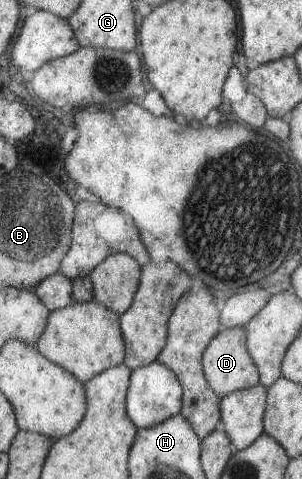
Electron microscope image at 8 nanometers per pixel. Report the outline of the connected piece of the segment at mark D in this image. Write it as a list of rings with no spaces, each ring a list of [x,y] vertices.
[[[240,326],[220,328],[202,352],[201,368],[204,379],[219,399],[233,391],[243,390],[259,383],[256,366],[246,347],[245,329]]]

